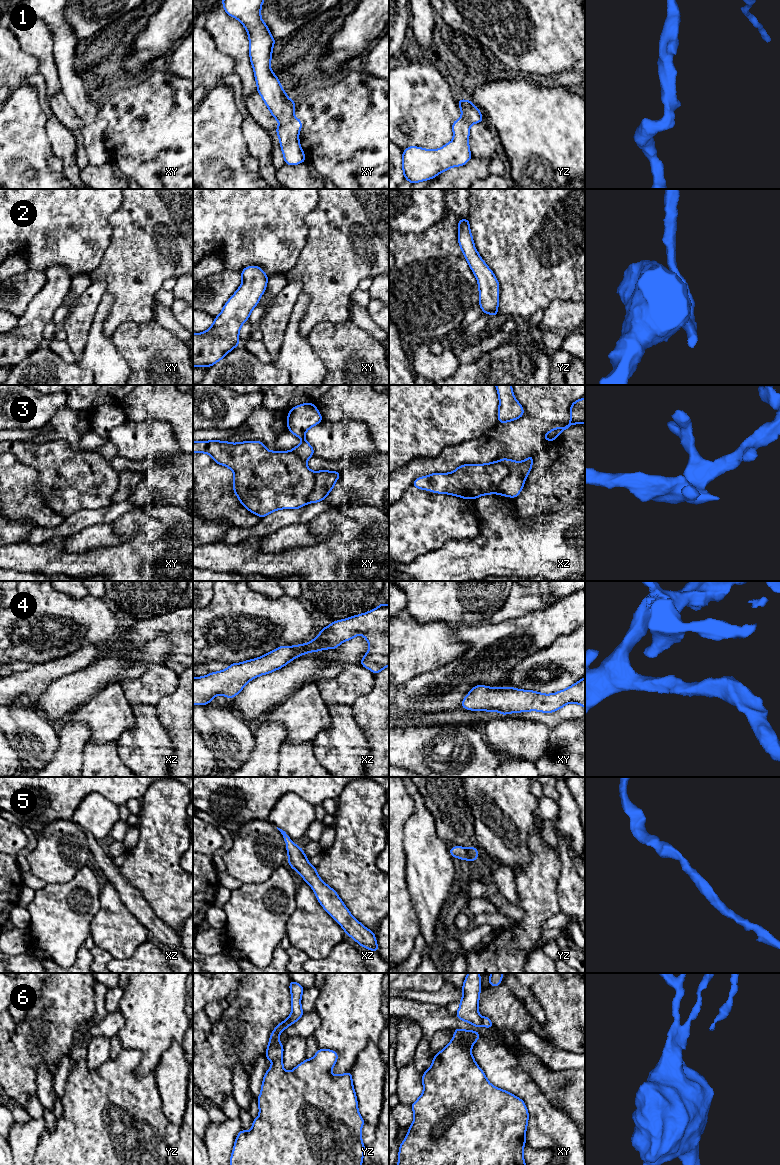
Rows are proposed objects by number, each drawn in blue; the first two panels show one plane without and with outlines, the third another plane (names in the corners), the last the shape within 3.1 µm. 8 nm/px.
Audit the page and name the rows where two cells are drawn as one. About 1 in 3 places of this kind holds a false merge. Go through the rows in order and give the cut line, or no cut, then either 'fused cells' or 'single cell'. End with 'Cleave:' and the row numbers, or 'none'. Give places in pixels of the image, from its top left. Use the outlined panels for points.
1: no cut | single cell
2: no cut | single cell
3: xz (501, 461), (507, 467), (508, 475), (500, 484), (497, 493) | fused cells
4: no cut | single cell
5: no cut | single cell
6: xy (481, 1017), (483, 1025) | fused cells
Cleave: 3, 6

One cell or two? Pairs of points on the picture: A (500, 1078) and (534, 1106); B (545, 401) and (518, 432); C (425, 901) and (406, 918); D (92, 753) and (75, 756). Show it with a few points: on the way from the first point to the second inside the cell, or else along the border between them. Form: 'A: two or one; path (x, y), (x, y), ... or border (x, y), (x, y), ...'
A: one; path (509, 1078), (529, 1097)
B: one; path (543, 410), (527, 427)
C: two; border (407, 888), (419, 920), (419, 929), (421, 931)
D: two; border (89, 740), (83, 751), (83, 764), (81, 766)

